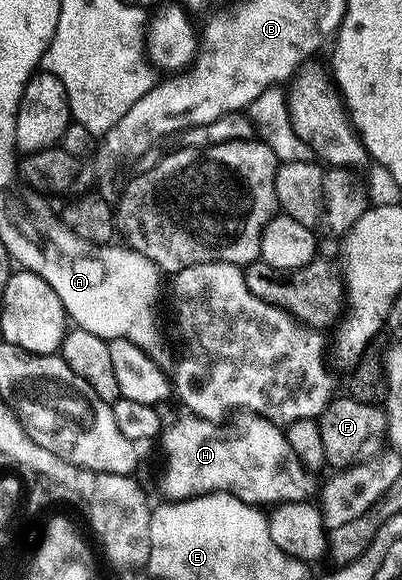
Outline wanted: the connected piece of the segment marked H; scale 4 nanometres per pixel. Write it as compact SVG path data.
M189 414L183 415L183 420L178 420L174 425L167 427L160 437L160 445L162 444L162 452L166 455L166 469L162 472L162 492L167 501L181 502L183 500L190 500L194 496L206 496L209 492L228 492L231 496L240 498L246 504L253 504L255 506L277 506L279 504L292 504L300 502L301 500L309 501L310 496L315 495L316 486L314 490L314 480L316 480L315 473L309 472L307 468L300 462L300 458L296 458L296 450L292 450L292 446L288 446L288 438L285 431L279 425L272 424L268 420L261 418L238 418L235 424L231 422L215 422L212 420L202 420L199 416L192 416Z

